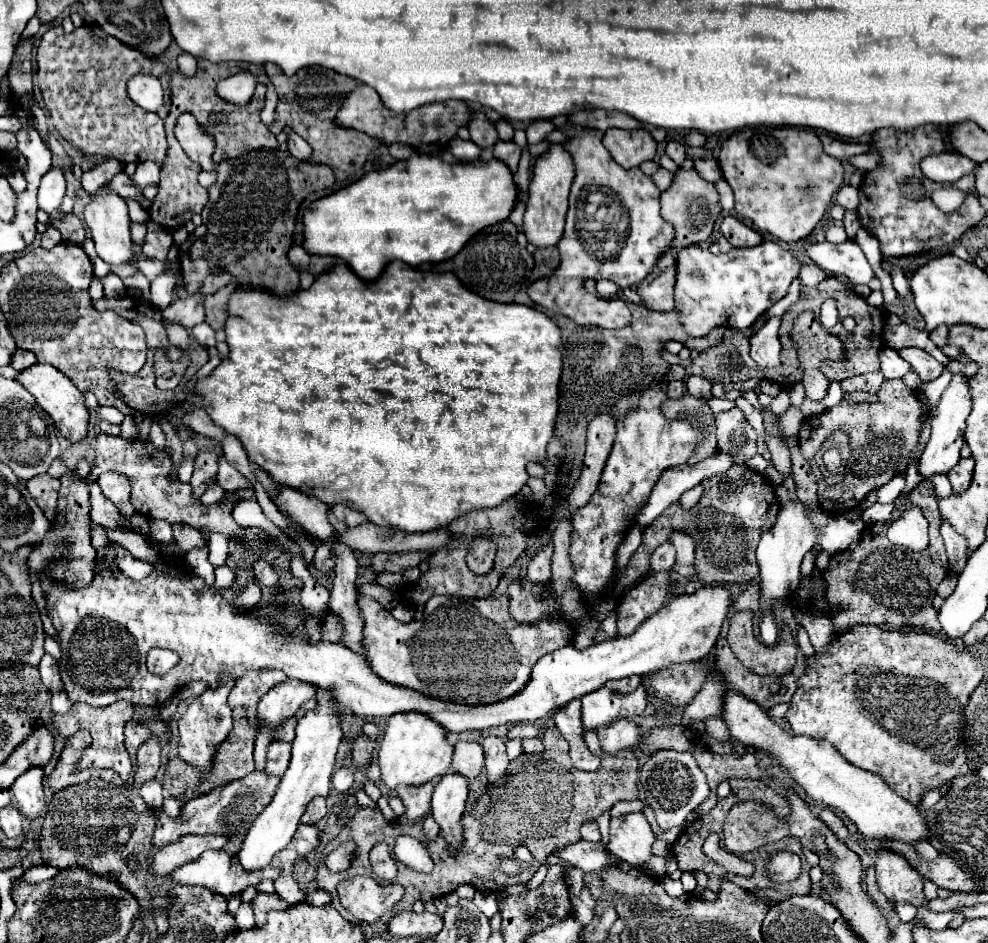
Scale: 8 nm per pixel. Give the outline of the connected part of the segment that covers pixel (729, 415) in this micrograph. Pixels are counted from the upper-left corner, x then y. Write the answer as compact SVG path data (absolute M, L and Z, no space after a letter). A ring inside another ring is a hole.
M732 408L716 416L718 450L732 454L738 462L756 454L756 432L746 422L740 408Z

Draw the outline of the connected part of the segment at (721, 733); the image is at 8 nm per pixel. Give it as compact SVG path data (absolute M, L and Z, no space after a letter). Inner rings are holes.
M708 718L708 720L706 720L706 732L708 732L714 740L718 740L718 742L728 742L728 740L730 740L728 728L726 728L726 724L724 724L722 718Z

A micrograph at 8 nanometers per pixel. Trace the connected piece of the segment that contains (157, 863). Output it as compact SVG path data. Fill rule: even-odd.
M204 834L204 836L182 836L178 842L168 844L160 852L154 854L152 858L152 876L164 876L170 874L172 868L178 868L180 864L190 862L192 858L198 858L200 852L214 848L220 850L228 842L228 836L214 836L214 834Z

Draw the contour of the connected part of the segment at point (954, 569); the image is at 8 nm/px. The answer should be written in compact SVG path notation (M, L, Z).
M942 522L940 534L944 538L944 546L946 546L946 554L950 560L950 572L952 574L960 574L964 570L964 564L968 562L968 542L948 524Z

